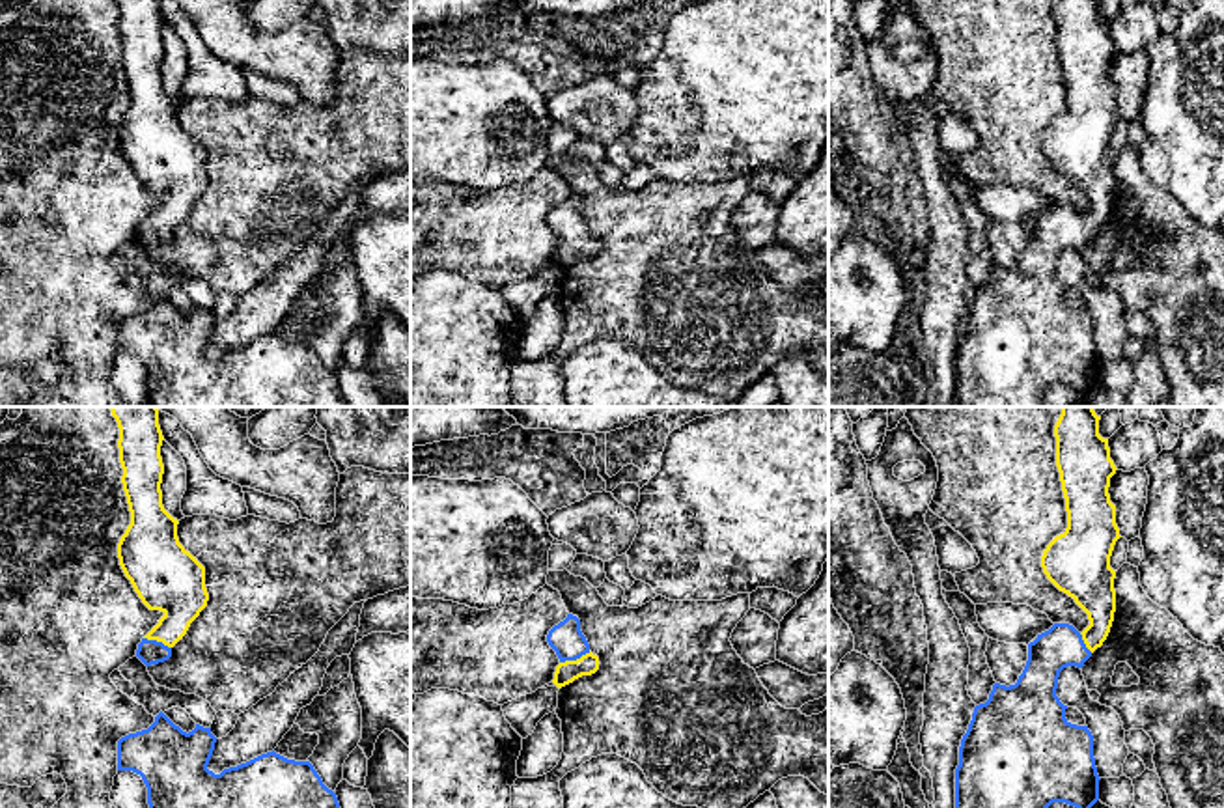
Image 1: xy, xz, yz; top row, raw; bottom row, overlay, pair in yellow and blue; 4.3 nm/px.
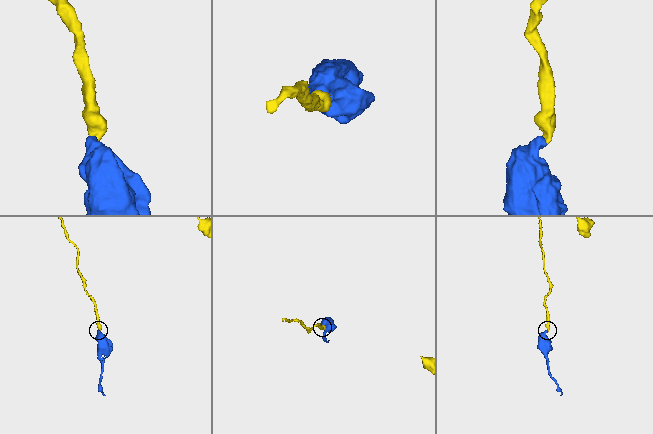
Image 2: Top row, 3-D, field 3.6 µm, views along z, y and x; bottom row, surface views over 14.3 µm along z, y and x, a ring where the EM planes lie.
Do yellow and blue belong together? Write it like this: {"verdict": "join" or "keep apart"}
{"verdict": "join"}

